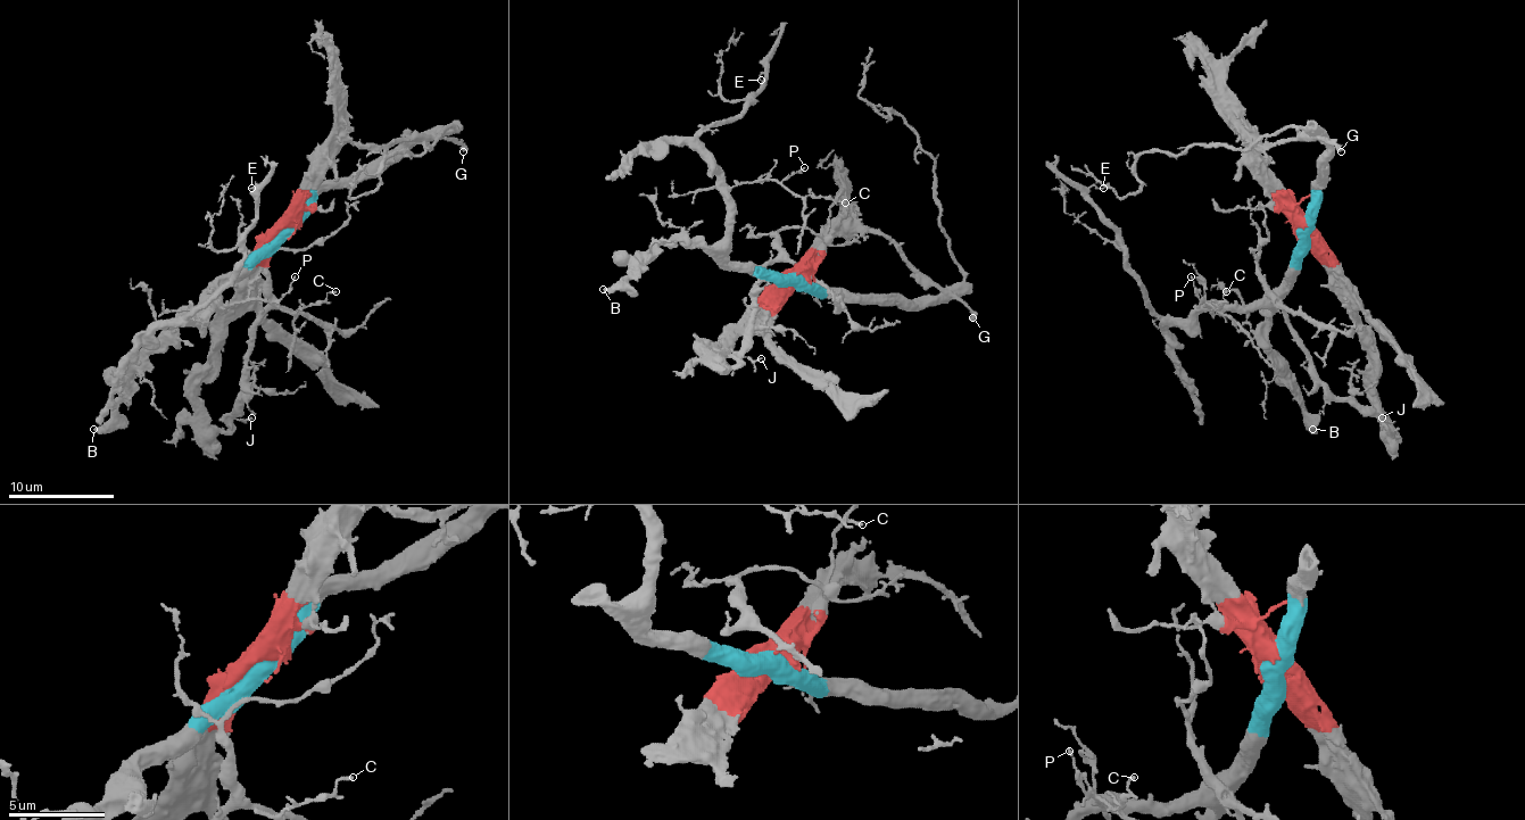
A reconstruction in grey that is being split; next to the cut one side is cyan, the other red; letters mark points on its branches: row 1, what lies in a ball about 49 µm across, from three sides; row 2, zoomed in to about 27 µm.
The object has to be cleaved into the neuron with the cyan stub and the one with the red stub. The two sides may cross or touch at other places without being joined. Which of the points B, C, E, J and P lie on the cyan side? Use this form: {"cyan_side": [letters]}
{"cyan_side": ["B", "C", "E", "P"]}

